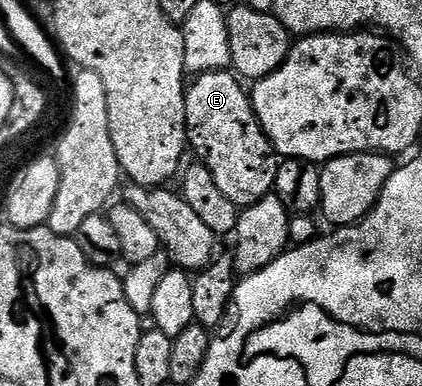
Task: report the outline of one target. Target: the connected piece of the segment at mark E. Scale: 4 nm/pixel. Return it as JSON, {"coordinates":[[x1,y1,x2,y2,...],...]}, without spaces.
{"coordinates":[[231,71,204,72,187,85,184,93,188,147,193,153,196,151,195,159,205,164,210,174,214,174,214,182,218,182,218,190,222,190,222,194,226,194,226,198,230,198,230,202,234,202,240,210,256,204,275,189,276,175,280,169,280,160,276,151,272,149,272,143,266,138,252,109,249,89,243,86,245,87]]}

